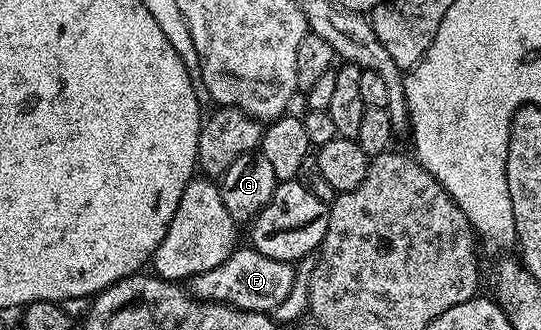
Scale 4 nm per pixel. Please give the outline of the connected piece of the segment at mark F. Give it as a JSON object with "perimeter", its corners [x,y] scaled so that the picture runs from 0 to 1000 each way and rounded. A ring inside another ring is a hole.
{"perimeter":[[[436,752],[421,776],[421,788],[414,788],[414,800],[392,812],[384,824],[370,824],[360,842],[349,845],[351,888],[368,915],[414,915],[420,927],[434,927],[438,939],[471,939],[482,952],[512,942],[514,927],[525,921],[525,909],[532,909],[532,897],[540,885],[547,852],[545,809],[525,788],[503,788],[503,776],[488,776],[466,752],[453,755]]]}

